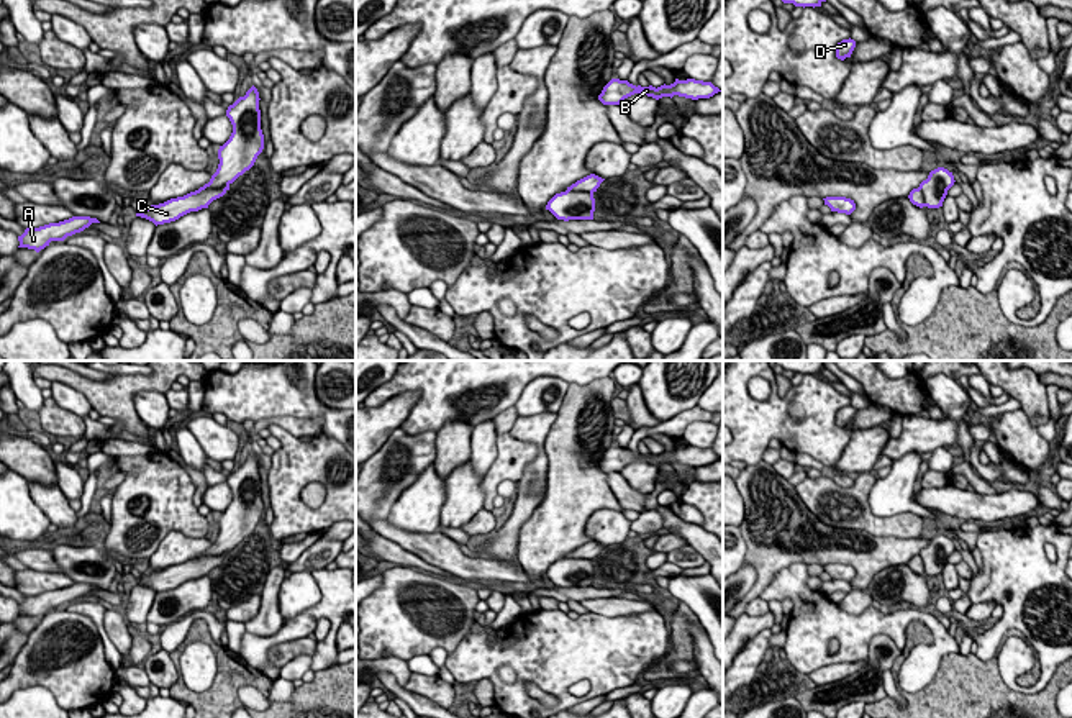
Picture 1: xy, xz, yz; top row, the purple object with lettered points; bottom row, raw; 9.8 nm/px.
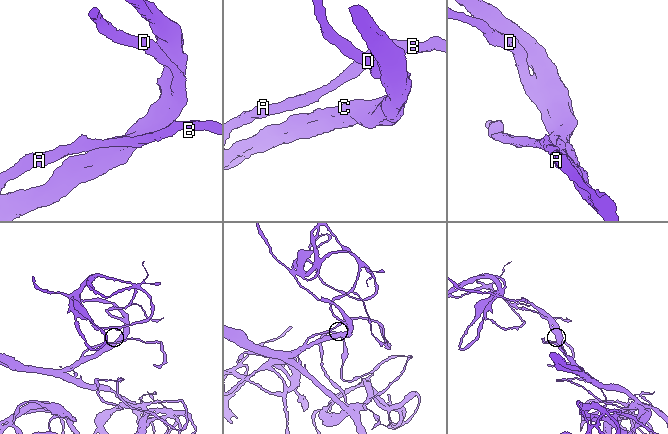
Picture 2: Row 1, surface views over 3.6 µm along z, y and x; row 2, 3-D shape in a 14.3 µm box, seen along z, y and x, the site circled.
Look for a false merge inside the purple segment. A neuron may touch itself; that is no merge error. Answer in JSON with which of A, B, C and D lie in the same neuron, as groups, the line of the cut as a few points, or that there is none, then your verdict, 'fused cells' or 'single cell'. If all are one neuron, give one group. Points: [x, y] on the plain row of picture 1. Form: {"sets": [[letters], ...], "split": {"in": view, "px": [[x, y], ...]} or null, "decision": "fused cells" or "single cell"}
{"sets": [["A", "B", "C", "D"]], "split": null, "decision": "single cell"}

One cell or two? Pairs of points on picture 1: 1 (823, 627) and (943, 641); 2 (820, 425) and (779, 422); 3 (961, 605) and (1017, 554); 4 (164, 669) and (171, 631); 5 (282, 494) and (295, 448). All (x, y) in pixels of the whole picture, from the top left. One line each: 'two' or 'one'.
1: one
2: one
3: two
4: two
5: one

